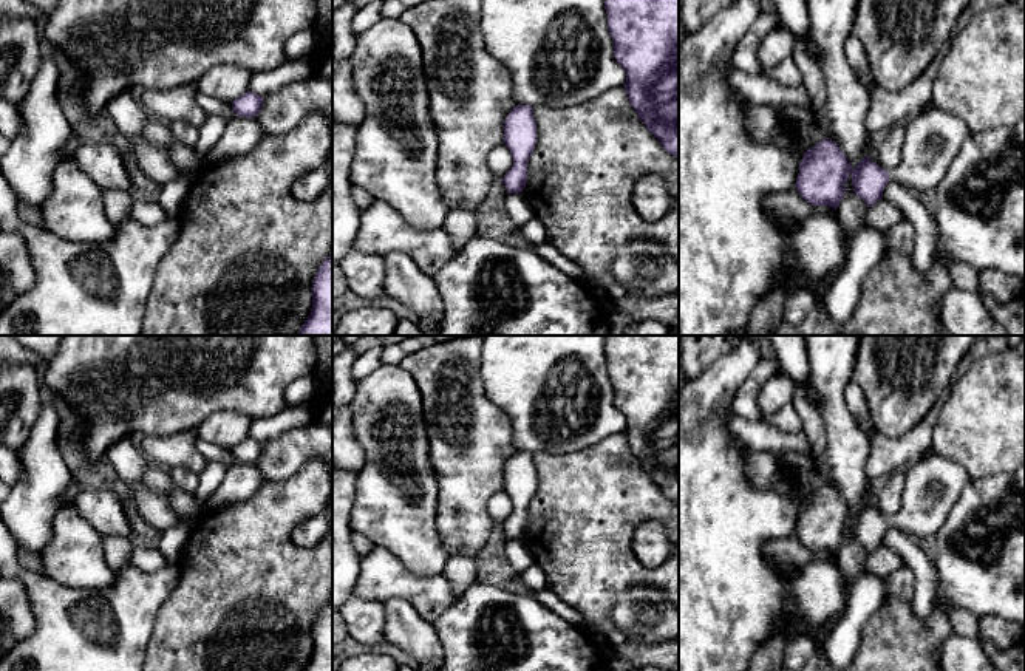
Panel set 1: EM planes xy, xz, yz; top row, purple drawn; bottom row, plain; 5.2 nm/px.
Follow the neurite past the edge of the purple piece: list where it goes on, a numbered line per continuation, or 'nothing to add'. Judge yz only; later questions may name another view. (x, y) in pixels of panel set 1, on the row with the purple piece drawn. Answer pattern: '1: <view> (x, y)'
1: yz (933, 136)

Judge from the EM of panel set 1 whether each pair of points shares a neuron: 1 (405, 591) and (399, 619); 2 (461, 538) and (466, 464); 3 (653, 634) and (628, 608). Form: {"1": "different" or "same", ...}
{"1": "different", "2": "same", "3": "same"}

